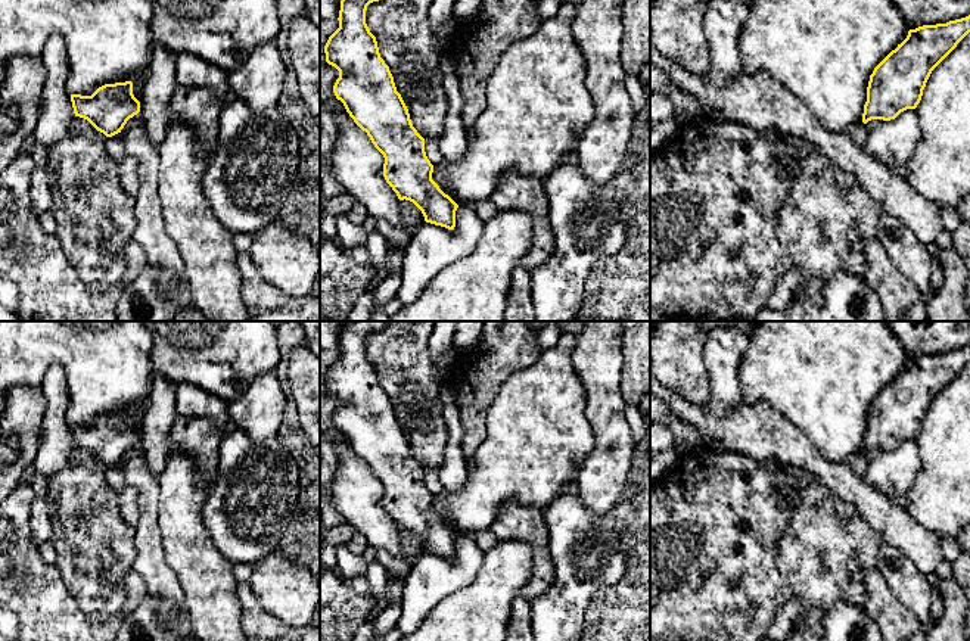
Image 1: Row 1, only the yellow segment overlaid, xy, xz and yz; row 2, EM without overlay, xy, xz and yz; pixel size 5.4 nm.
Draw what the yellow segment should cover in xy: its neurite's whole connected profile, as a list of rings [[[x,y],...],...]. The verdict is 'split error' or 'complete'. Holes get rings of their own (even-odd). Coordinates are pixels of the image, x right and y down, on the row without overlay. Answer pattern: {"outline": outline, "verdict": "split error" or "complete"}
{"outline": [[[131,411],[105,414],[91,426],[71,424],[71,432],[75,446],[87,449],[106,467],[121,463],[127,451],[140,442]]], "verdict": "complete"}

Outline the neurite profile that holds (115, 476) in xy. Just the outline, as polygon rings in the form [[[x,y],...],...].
[[[121,463],[108,467],[106,470],[106,480],[109,483],[109,486],[116,491],[118,494],[124,489],[125,483],[125,473],[124,473],[124,467],[121,466]]]

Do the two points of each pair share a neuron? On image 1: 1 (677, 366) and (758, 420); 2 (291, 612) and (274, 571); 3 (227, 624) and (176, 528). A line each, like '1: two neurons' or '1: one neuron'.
1: two neurons
2: one neuron
3: one neuron

